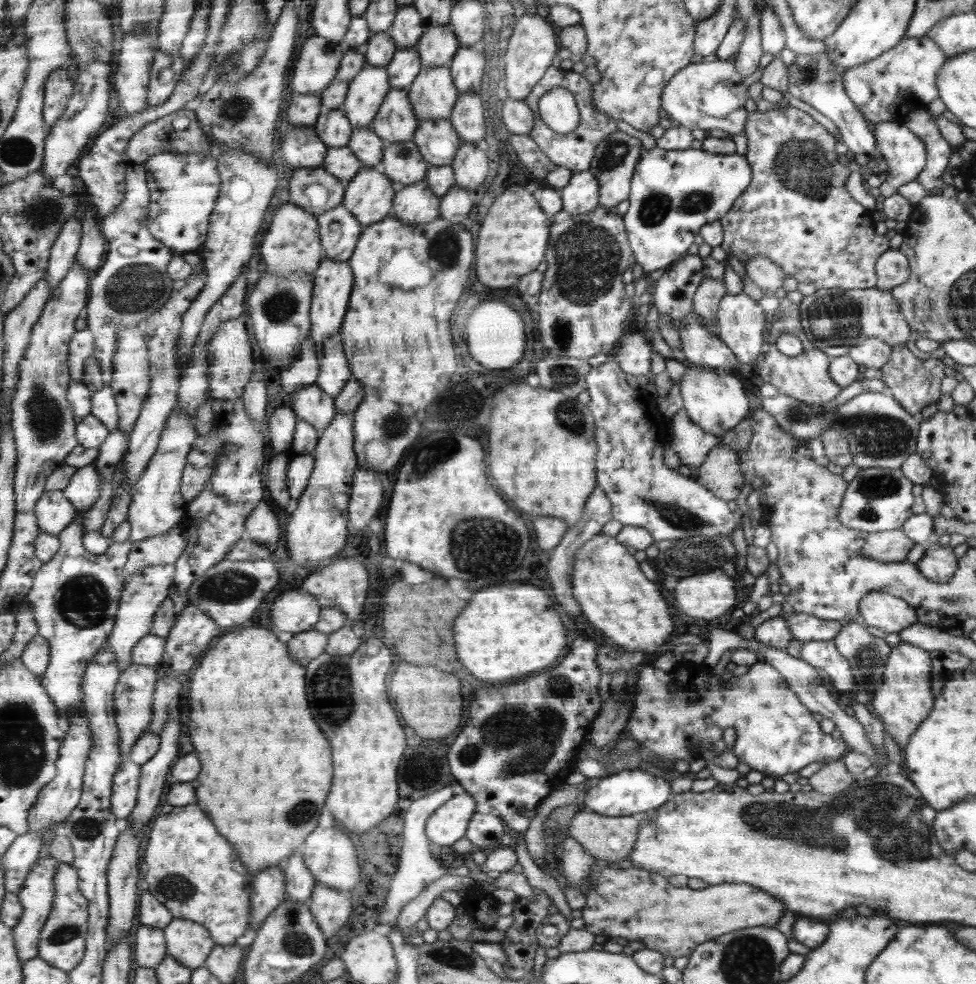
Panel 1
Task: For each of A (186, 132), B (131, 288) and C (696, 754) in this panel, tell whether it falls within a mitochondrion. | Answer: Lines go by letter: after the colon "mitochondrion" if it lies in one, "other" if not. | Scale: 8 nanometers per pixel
A: other
B: mitochondrion
C: other

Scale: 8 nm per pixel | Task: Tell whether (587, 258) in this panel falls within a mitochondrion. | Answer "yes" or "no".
yes

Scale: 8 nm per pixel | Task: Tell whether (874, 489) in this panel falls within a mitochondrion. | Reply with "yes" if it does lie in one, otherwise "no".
yes

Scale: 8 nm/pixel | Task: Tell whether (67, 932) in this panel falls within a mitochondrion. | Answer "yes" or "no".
yes

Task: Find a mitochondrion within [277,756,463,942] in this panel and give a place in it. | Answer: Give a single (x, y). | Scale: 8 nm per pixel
(300, 815)

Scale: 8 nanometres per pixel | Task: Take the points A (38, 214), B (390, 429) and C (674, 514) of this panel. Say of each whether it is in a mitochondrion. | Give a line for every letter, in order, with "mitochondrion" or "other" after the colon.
A: mitochondrion
B: mitochondrion
C: mitochondrion

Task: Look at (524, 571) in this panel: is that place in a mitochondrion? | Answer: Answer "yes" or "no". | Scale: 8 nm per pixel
yes

